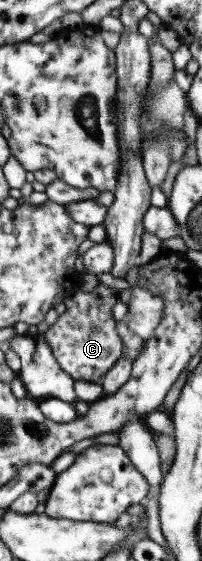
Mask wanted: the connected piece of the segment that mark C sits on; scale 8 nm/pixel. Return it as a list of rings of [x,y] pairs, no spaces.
[[[101,283],[89,293],[78,289],[65,297],[62,301],[65,312],[41,334],[59,368],[71,379],[99,384],[103,375],[124,355],[124,345],[115,331],[116,322],[112,317],[118,297],[118,291]]]

